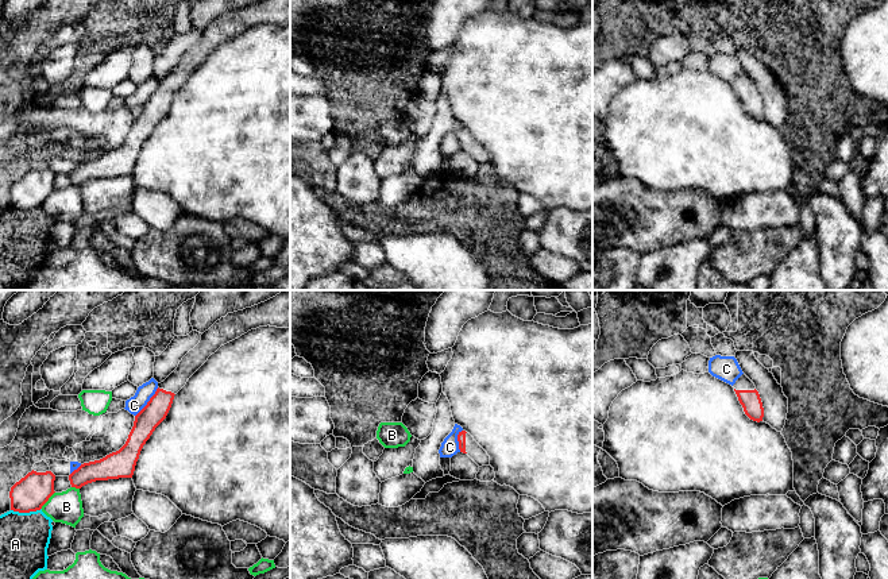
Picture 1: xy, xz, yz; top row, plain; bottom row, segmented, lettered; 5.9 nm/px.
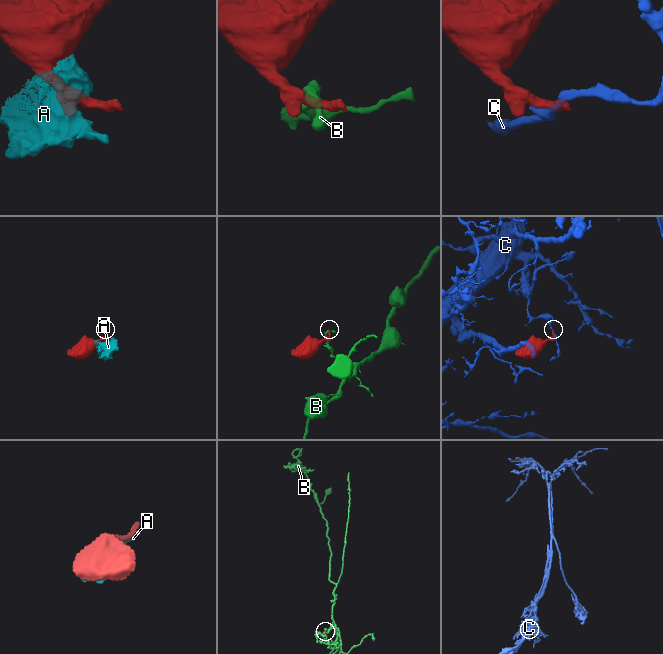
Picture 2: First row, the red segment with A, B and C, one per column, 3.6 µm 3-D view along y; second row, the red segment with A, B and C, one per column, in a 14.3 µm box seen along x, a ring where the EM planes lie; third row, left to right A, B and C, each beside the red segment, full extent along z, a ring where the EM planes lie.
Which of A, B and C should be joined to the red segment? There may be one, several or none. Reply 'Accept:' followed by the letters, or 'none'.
Accept: none

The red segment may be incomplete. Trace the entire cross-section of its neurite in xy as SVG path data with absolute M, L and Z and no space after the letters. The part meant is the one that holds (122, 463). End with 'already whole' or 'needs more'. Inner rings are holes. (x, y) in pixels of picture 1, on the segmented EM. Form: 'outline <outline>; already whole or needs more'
outline M282 290L275 297L228 313L201 335L200 343L179 362L178 367L161 383L147 405L135 416L134 426L126 444L105 458L81 464L69 475L72 487L119 478L132 478L136 462L146 441L166 418L174 395L188 379L221 346L259 327L290 328L290 292Z; needs more

